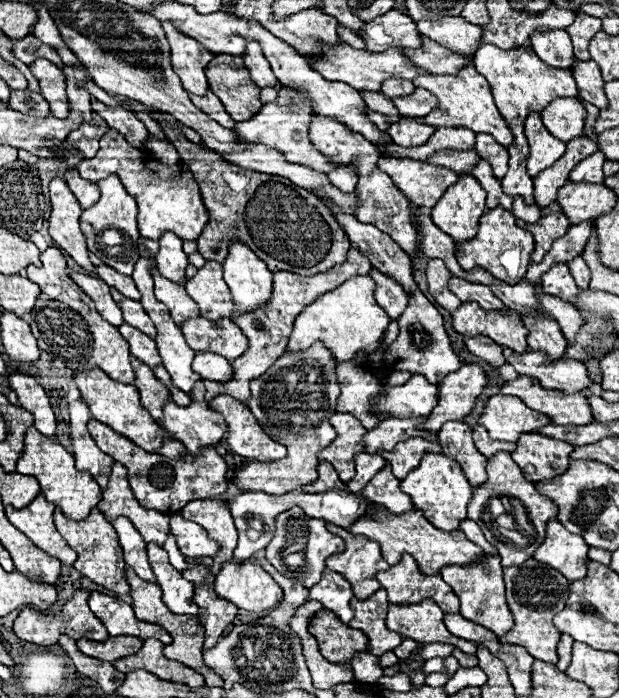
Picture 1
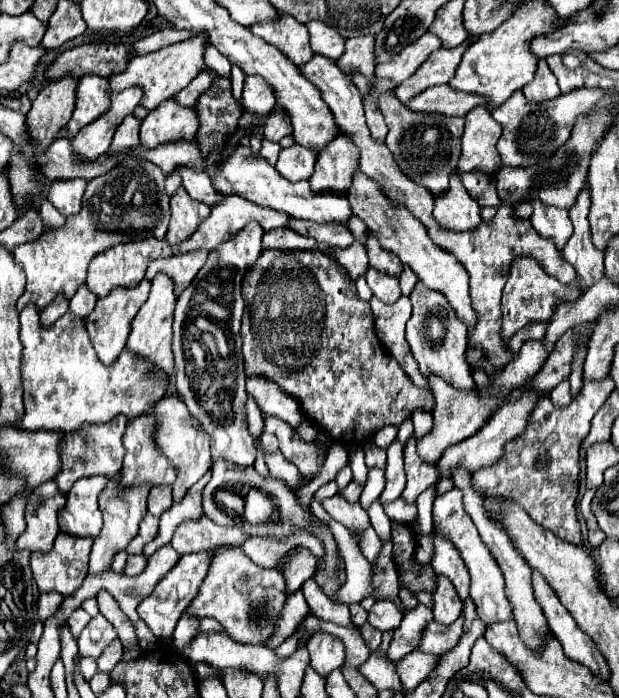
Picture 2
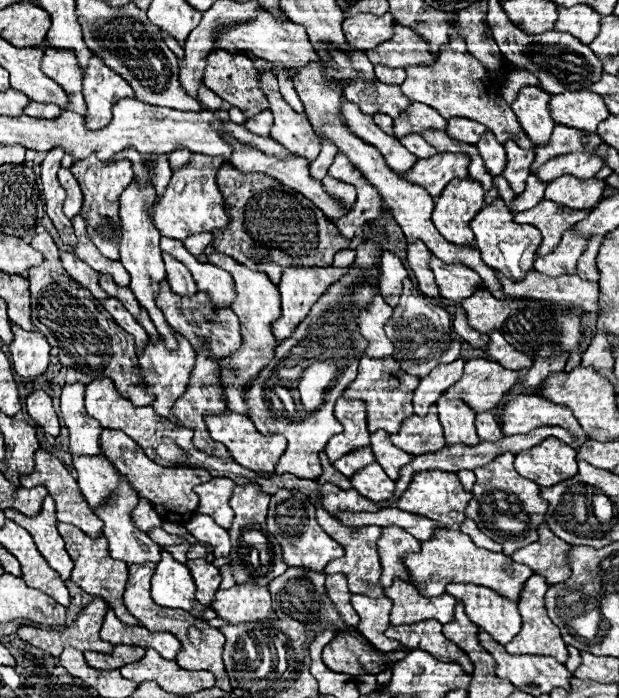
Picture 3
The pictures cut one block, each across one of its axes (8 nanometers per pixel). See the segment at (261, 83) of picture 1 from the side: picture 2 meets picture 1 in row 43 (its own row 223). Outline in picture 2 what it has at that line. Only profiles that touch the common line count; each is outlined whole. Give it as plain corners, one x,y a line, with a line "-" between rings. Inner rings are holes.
252,222
230,242
212,250
194,282
178,296
174,312
174,378
176,390
190,414
198,418
210,436
212,460
224,458
238,466
252,466
256,458
254,440
246,428
246,374
242,360
240,318
244,312
242,280
258,260
264,230

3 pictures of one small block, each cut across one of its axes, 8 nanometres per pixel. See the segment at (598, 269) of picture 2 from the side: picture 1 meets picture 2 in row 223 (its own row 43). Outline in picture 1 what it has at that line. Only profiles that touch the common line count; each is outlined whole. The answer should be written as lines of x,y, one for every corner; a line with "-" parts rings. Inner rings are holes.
576,14
574,24
570,24
566,28
566,32
572,38
574,56
578,60
590,60
588,44
590,44
590,38
594,38
596,32
600,32
600,28
602,28
602,20
600,18
590,18
588,14

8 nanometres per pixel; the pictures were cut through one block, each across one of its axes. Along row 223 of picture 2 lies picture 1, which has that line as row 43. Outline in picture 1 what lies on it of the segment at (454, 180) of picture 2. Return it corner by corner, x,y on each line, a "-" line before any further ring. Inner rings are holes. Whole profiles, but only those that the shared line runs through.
446,16
440,20
420,20
416,22
420,34
432,38
440,46
448,46
450,50
472,58
480,46
482,28
466,22
460,16

